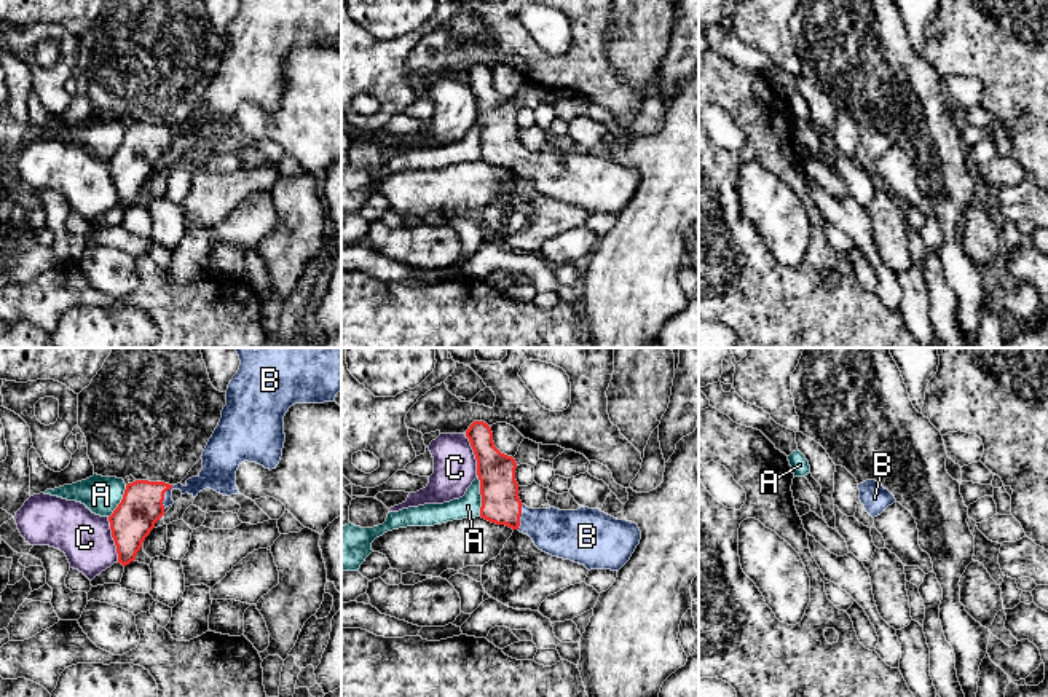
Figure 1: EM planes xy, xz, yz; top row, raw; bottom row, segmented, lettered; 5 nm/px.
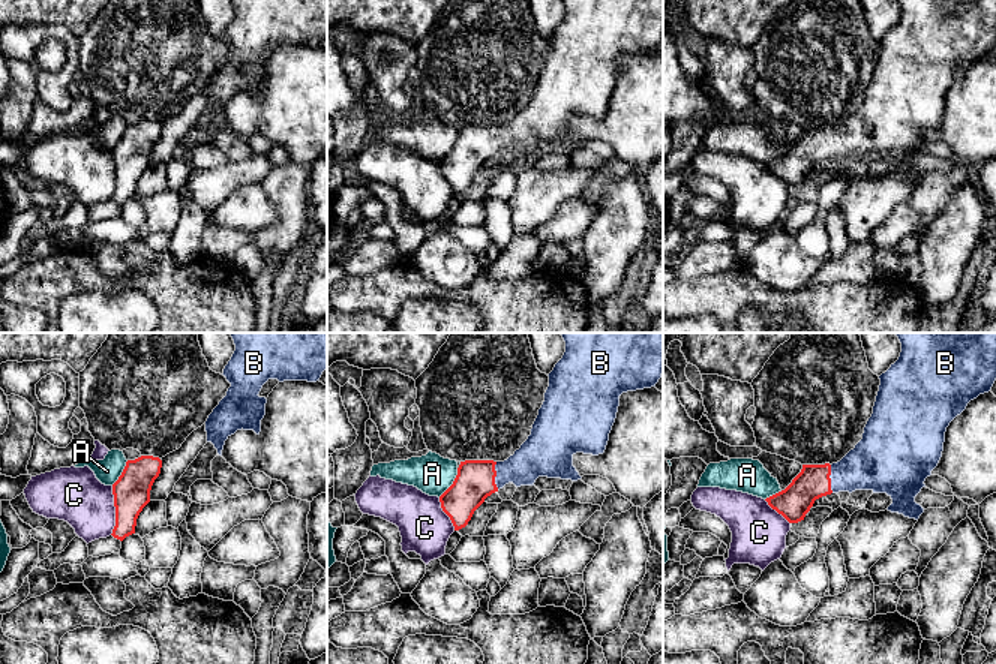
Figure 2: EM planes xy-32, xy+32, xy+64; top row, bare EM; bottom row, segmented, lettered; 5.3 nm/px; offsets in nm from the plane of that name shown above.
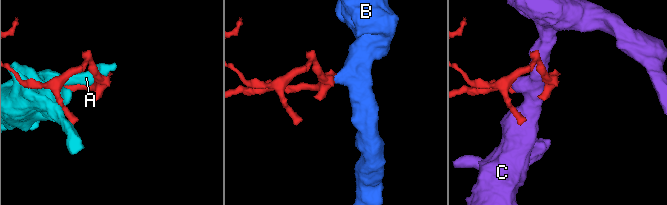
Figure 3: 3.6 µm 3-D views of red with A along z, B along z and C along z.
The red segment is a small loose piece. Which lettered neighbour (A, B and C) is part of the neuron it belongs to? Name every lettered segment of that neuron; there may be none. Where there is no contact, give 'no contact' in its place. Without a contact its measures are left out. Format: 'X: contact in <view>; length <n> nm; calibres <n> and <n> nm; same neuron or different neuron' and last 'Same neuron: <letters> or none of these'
A: contact in xz; length 200 nm; calibres 190 and 120 nm; different neuron
B: contact in xz; length 130 nm; calibres 190 and 240 nm; same neuron
C: contact in xy; length 240 nm; calibres 220 and 260 nm; different neuron
Same neuron: B

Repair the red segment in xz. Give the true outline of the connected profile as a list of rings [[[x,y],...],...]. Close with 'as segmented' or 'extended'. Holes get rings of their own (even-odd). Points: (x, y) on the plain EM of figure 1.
[[[474,64],[466,73],[477,102],[480,159],[528,177],[534,188],[590,212],[619,214],[641,182],[636,166],[617,163],[600,152],[530,152],[518,140],[517,105],[501,96],[491,70]]] | extended

